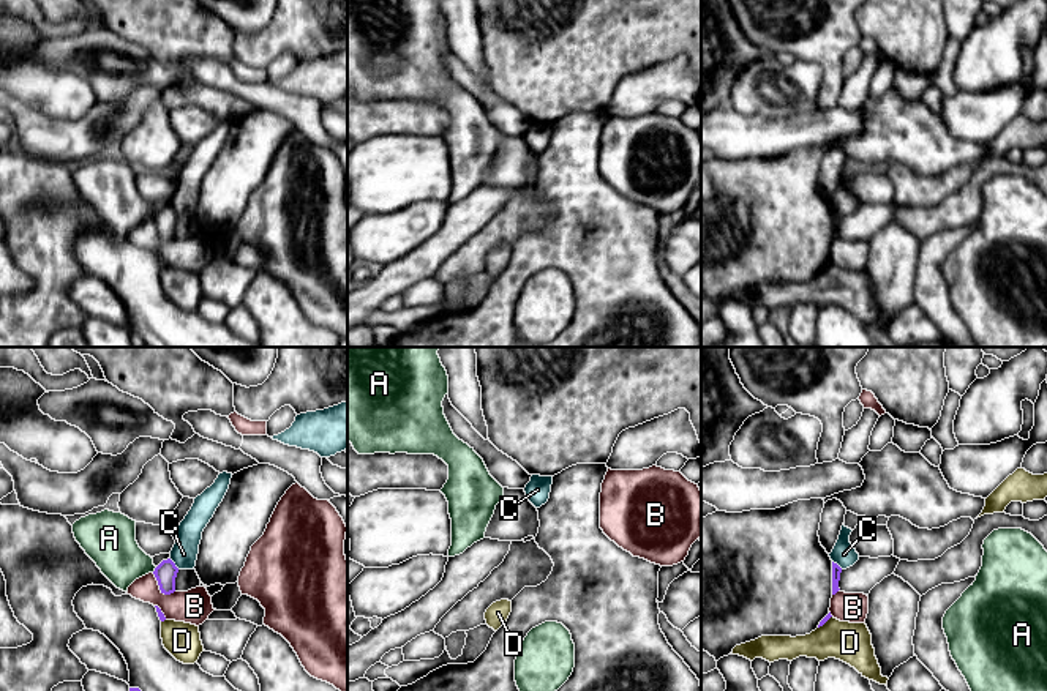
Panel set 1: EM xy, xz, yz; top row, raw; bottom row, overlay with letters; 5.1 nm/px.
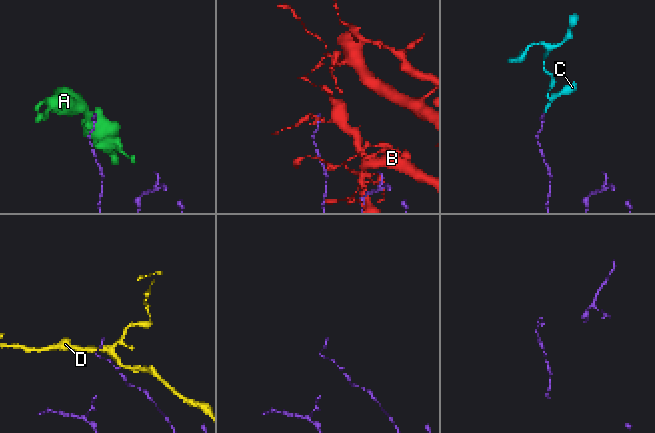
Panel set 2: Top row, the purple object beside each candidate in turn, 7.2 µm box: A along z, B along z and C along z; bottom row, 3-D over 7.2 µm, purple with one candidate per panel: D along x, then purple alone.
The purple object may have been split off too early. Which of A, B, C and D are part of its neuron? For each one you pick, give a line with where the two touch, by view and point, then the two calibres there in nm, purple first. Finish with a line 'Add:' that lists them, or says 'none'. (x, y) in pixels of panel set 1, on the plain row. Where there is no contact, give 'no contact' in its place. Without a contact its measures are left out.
Add: none

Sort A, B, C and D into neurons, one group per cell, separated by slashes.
A / B / C / D

